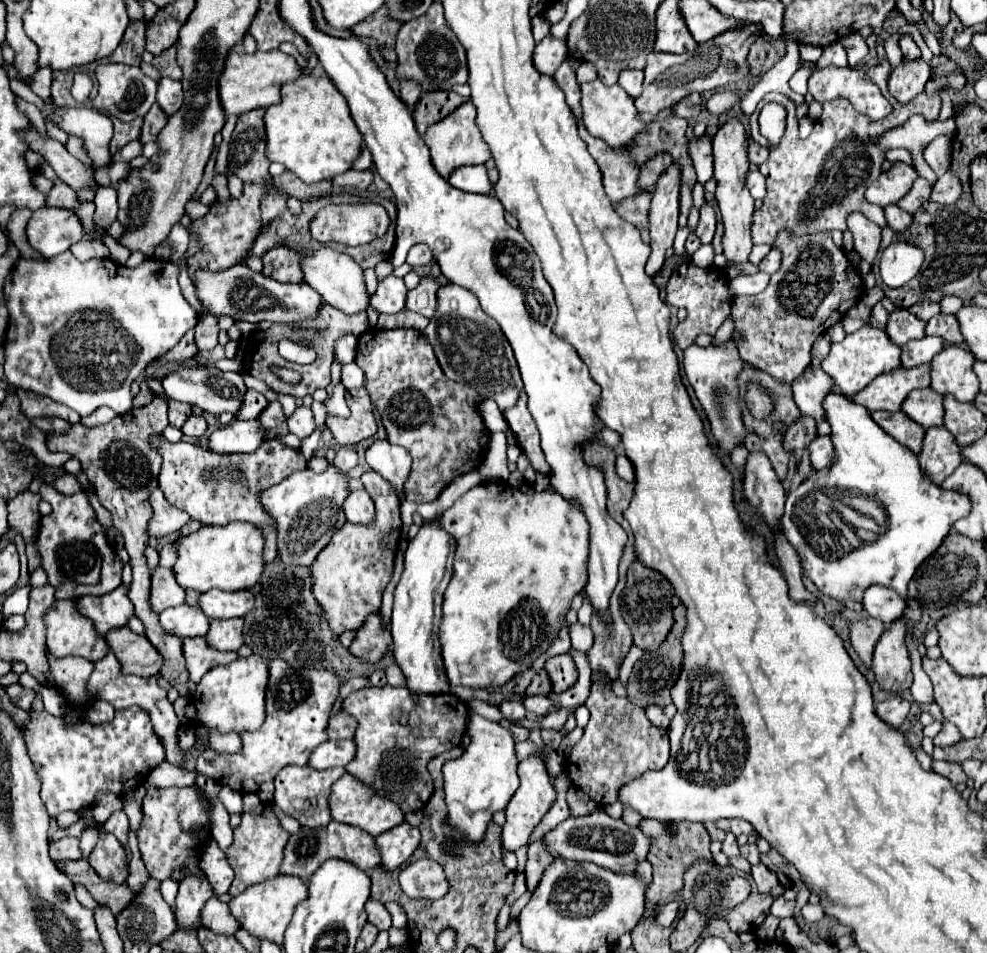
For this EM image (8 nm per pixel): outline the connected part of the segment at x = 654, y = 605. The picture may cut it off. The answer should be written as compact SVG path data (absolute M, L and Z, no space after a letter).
M635 560L627 570L627 584L621 592L621 614L623 620L629 624L633 642L641 650L655 650L661 646L665 636L669 634L669 628L673 626L673 614L671 614L671 584L665 576L659 572L643 566L639 560Z

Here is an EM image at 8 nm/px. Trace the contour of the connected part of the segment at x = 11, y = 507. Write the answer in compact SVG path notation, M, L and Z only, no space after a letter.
M25 490L13 500L9 500L7 510L9 510L9 526L15 528L25 542L35 542L37 530L39 530L39 502L41 494Z

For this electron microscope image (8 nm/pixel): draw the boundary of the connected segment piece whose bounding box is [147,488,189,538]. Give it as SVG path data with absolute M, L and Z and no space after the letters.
M159 488L153 490L153 494L149 496L149 504L153 508L153 516L151 516L149 528L147 528L147 534L151 538L175 534L181 530L181 526L185 522L189 522L189 514L175 508L173 504L169 504Z

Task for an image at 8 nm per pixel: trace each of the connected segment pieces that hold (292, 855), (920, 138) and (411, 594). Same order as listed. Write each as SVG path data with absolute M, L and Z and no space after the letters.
M329 822L325 828L301 828L297 834L293 834L285 846L285 856L279 868L279 874L289 874L289 876L299 876L301 880L309 880L309 876L313 876L313 872L329 858L341 858L347 862L357 864L357 868L361 870L371 870L381 862L381 856L375 848L375 838L369 836L367 832L355 828L355 826L347 826L347 824L339 824L339 822Z
M913 116L909 120L909 124L903 124L899 130L893 128L889 134L881 136L881 144L889 146L889 148L901 148L901 146L905 146L911 152L911 156L913 156L913 160L917 164L919 176L927 178L929 182L935 182L937 176L931 170L931 166L923 160L923 150L925 150L925 146L933 138L937 138L939 135L945 135L952 139L955 131L954 116L951 116L944 122L934 121L927 122L927 124L923 124L921 116Z
M437 522L431 526L421 526L419 534L409 540L409 548L405 552L405 570L403 570L403 576L401 576L395 592L393 592L395 602L393 602L393 616L391 616L391 624L389 624L389 630L393 636L393 656L395 656L395 662L399 664L401 672L407 680L405 682L407 690L415 700L421 694L447 694L451 688L449 680L445 676L441 654L435 652L435 648L433 648L433 632L431 632L431 628L433 628L433 592L445 574L449 540L451 540L451 536L445 530L441 530L441 526L437 526Z

